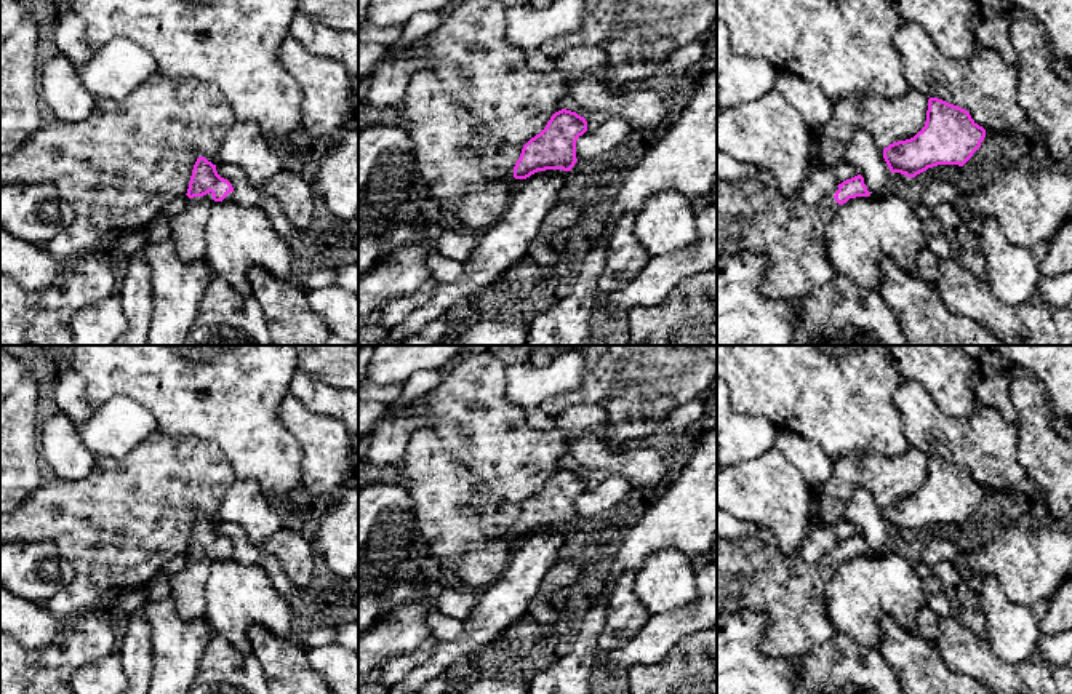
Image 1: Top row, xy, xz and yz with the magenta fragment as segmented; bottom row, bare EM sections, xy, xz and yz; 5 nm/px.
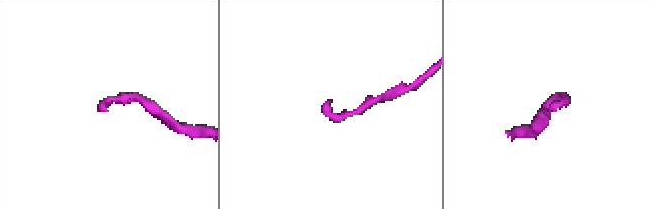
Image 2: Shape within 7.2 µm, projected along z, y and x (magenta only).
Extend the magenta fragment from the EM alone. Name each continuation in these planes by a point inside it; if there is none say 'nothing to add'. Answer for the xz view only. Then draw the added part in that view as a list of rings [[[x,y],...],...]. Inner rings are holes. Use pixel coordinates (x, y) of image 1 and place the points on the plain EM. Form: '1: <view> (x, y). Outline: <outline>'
nothing to add

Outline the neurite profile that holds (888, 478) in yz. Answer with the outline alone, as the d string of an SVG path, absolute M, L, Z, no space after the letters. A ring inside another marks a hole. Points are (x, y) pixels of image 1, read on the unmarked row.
M914 446L896 457L870 451L840 457L826 485L811 493L811 526L835 526L843 521L845 507L856 488L867 488L882 507L914 496L925 485L928 457Z

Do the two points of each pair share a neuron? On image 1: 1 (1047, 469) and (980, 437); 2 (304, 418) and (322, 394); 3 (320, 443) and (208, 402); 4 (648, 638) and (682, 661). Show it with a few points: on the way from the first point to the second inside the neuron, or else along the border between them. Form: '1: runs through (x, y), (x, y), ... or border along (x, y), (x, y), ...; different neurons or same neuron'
1: border along (1013, 422), (1018, 432), (1018, 462), (1029, 477); different neurons
2: border along (288, 390), (308, 408), (341, 421); different neurons
3: border along (284, 395), (279, 421), (301, 448), (300, 469); different neurons
4: border along (700, 630), (680, 640), (658, 662), (634, 666); different neurons

